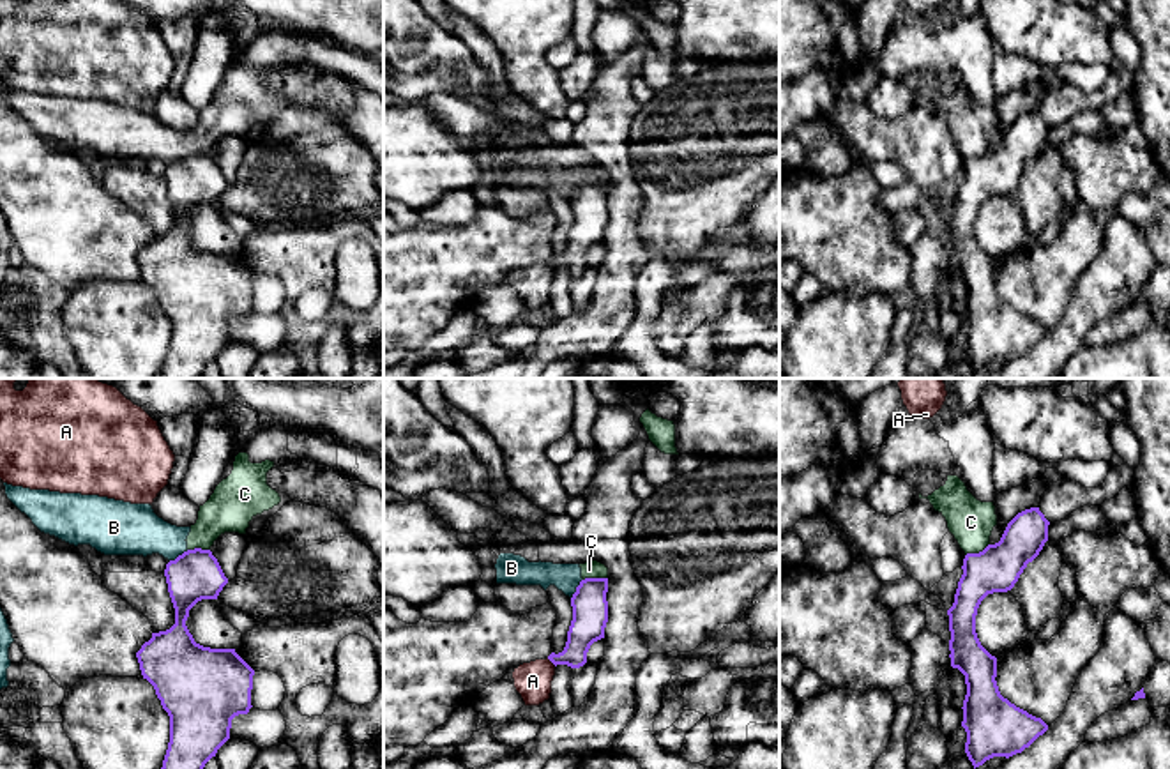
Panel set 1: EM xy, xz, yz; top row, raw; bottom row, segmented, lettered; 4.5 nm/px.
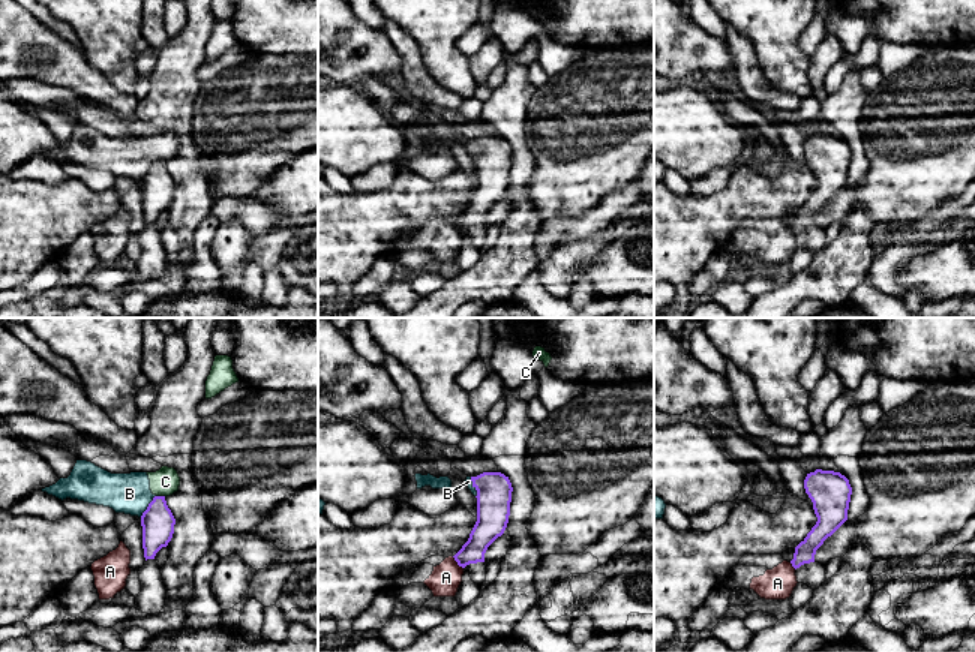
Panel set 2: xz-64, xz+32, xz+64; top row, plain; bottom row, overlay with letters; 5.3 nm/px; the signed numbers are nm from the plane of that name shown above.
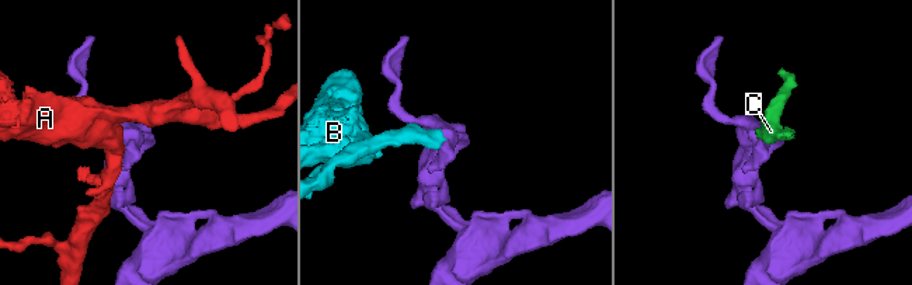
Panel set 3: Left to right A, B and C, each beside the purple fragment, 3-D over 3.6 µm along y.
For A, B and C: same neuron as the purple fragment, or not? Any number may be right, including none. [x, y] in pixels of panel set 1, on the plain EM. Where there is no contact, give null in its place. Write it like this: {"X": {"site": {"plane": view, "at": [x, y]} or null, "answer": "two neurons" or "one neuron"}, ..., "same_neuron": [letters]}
{"A": {"site": {"plane": "xz", "at": [552, 266]}, "answer": "two neurons"}, "B": {"site": {"plane": "xz", "at": [577, 193]}, "answer": "two neurons"}, "C": {"site": {"plane": "xz", "at": [594, 182]}, "answer": "two neurons"}, "same_neuron": []}

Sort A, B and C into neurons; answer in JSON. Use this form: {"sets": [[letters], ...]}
{"sets": [["A"], ["B", "C"]]}

